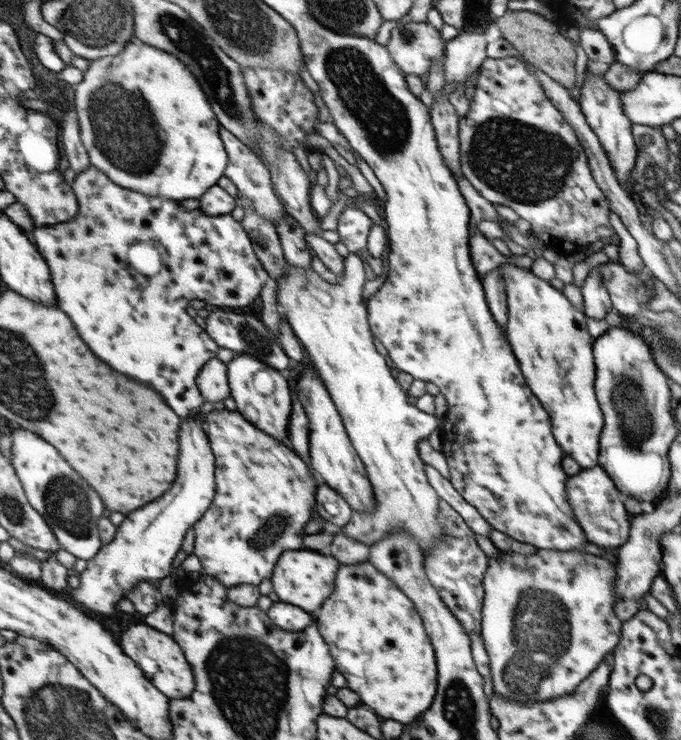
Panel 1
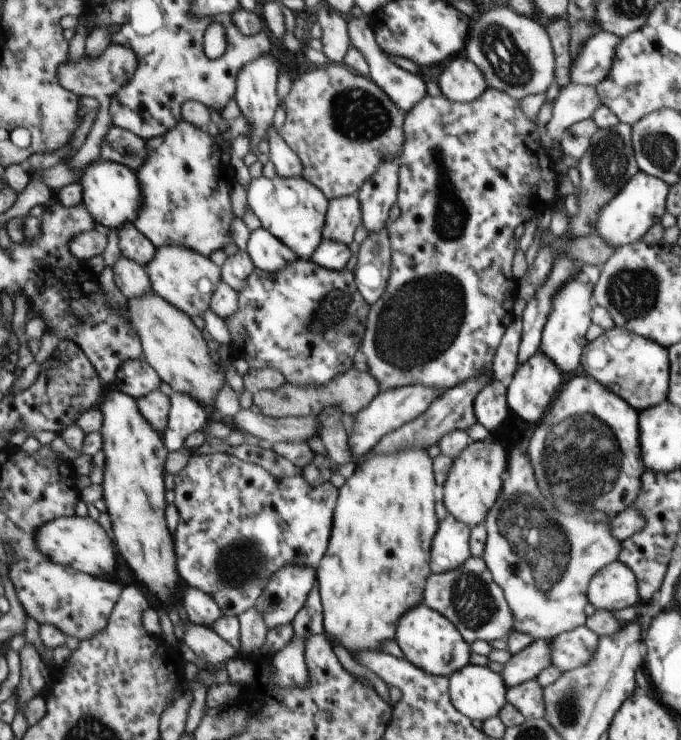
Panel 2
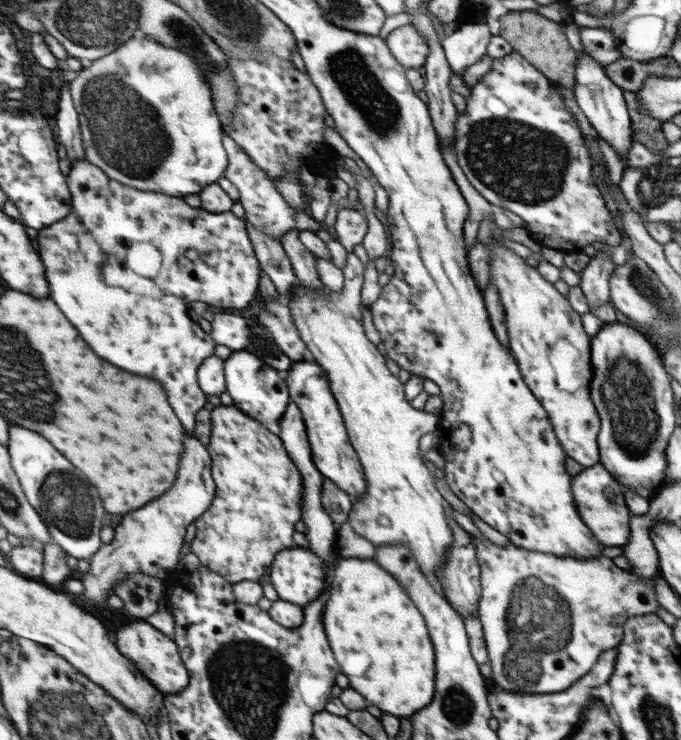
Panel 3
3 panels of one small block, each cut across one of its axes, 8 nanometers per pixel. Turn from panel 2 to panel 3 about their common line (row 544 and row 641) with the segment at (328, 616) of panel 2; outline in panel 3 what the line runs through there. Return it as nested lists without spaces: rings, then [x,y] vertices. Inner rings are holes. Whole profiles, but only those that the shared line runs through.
[[[344,558],[342,564],[338,562],[336,570],[333,570],[334,578],[329,578],[334,596],[329,596],[329,604],[325,610],[325,632],[338,665],[341,666],[341,673],[350,681],[350,688],[354,688],[367,699],[368,704],[376,706],[382,713],[387,712],[400,719],[411,717],[432,702],[436,661],[435,649],[426,630],[424,617],[400,581],[388,572],[388,569],[382,568],[372,558]]]

